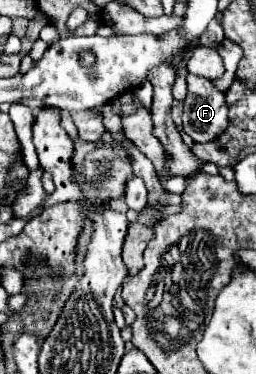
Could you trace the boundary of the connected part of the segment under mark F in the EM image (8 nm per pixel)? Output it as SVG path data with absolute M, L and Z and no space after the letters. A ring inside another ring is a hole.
M186 76L188 94L184 100L184 130L194 142L206 142L218 136L228 124L224 94L204 76Z

